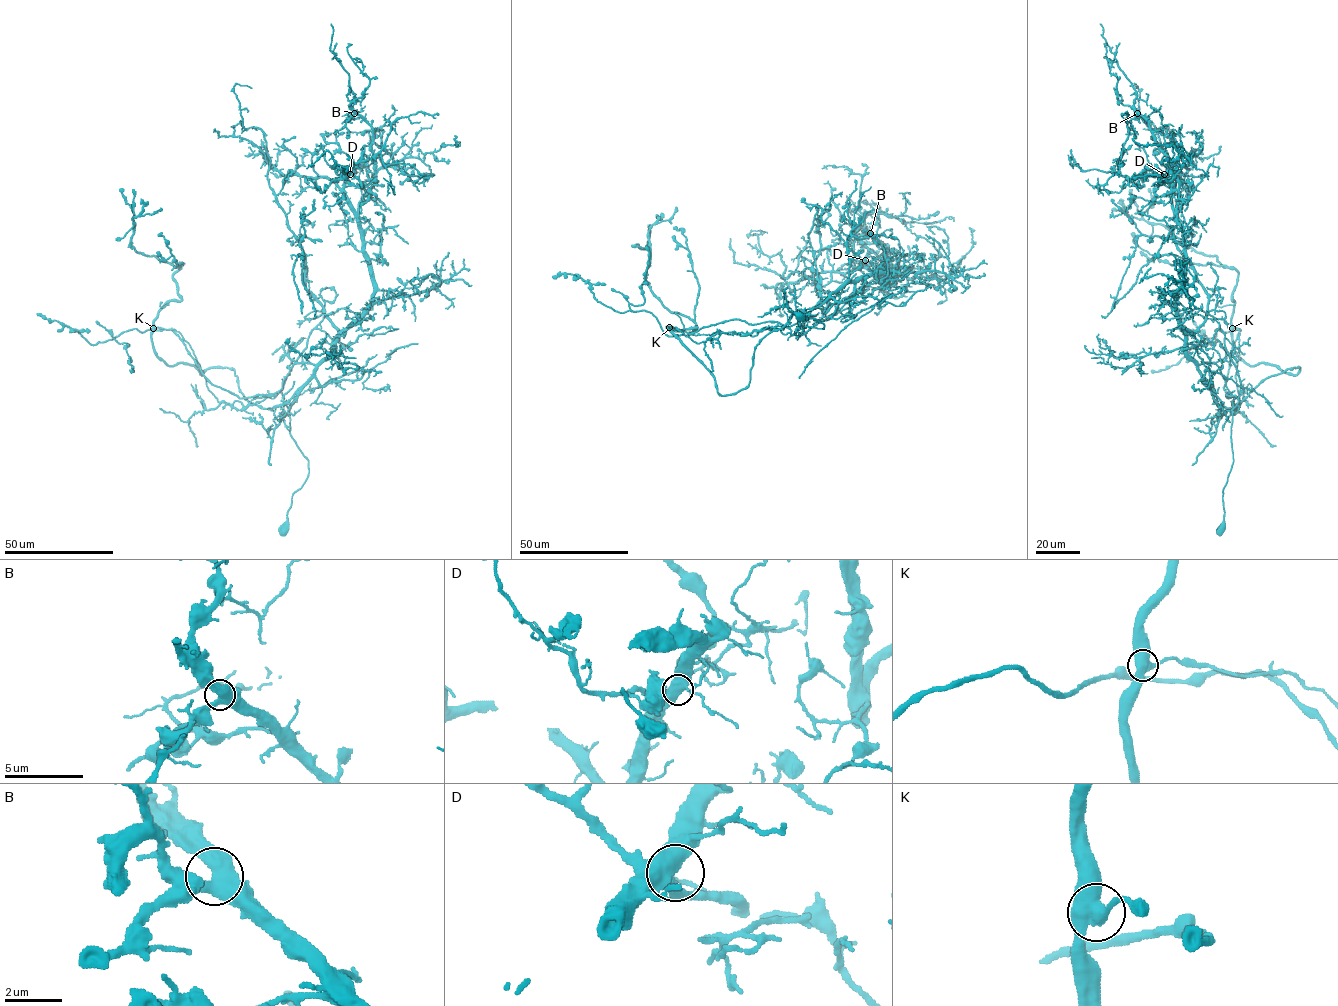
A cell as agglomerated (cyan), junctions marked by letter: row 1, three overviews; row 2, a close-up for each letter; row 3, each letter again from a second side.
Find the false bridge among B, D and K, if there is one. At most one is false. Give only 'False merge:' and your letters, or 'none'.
False merge: K

